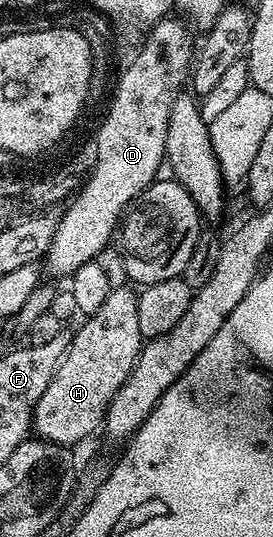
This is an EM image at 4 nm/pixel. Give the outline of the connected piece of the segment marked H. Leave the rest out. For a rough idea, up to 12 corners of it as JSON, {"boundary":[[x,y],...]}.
{"boundary":[[111,289],[73,332],[32,431],[75,445],[103,426],[144,342],[138,291]]}

